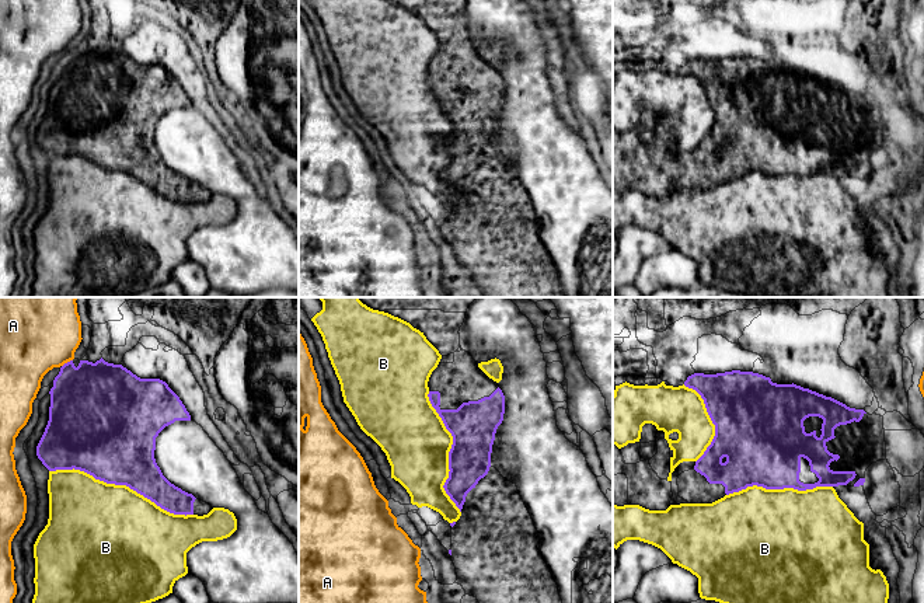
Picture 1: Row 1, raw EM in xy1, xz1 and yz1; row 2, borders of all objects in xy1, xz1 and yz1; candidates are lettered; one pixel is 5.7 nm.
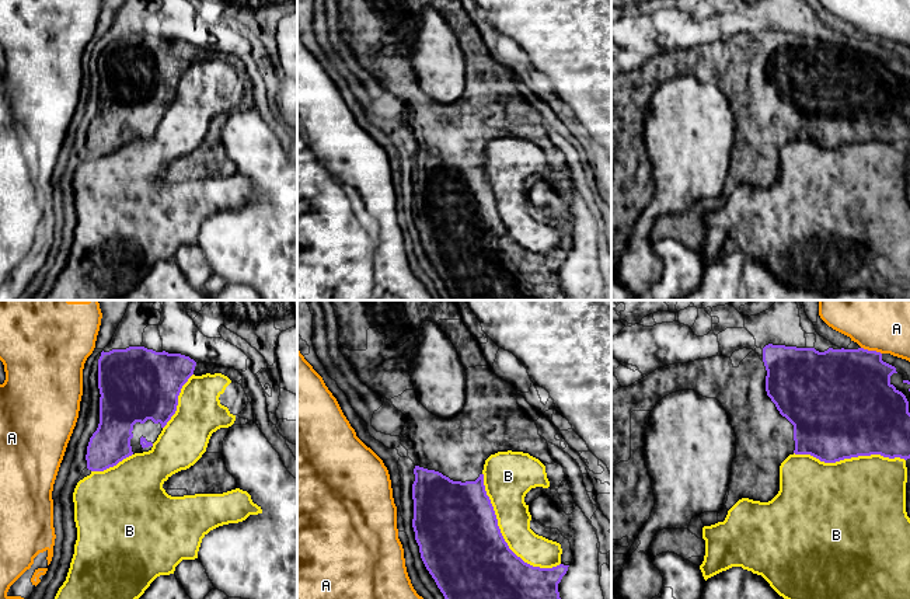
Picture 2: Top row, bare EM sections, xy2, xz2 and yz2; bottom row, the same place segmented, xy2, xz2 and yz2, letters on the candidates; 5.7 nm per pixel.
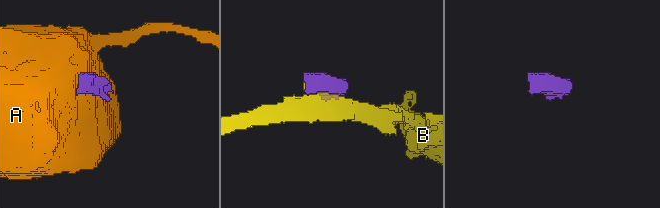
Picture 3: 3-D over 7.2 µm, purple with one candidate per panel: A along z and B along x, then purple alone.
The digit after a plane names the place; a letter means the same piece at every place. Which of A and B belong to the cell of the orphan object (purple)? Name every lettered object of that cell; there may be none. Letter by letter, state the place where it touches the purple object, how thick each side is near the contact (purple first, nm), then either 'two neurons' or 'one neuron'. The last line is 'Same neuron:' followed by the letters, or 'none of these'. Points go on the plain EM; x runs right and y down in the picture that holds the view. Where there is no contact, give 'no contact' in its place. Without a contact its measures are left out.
A: meets purple in yz2 at (871, 37); 460 nm thick on the purple side, 220 nm on the other; two neurons
B: meets purple in xy1 at (121, 170); 460 nm thick on the purple side, 480 nm on the other; two neurons
Same neuron: none of these

